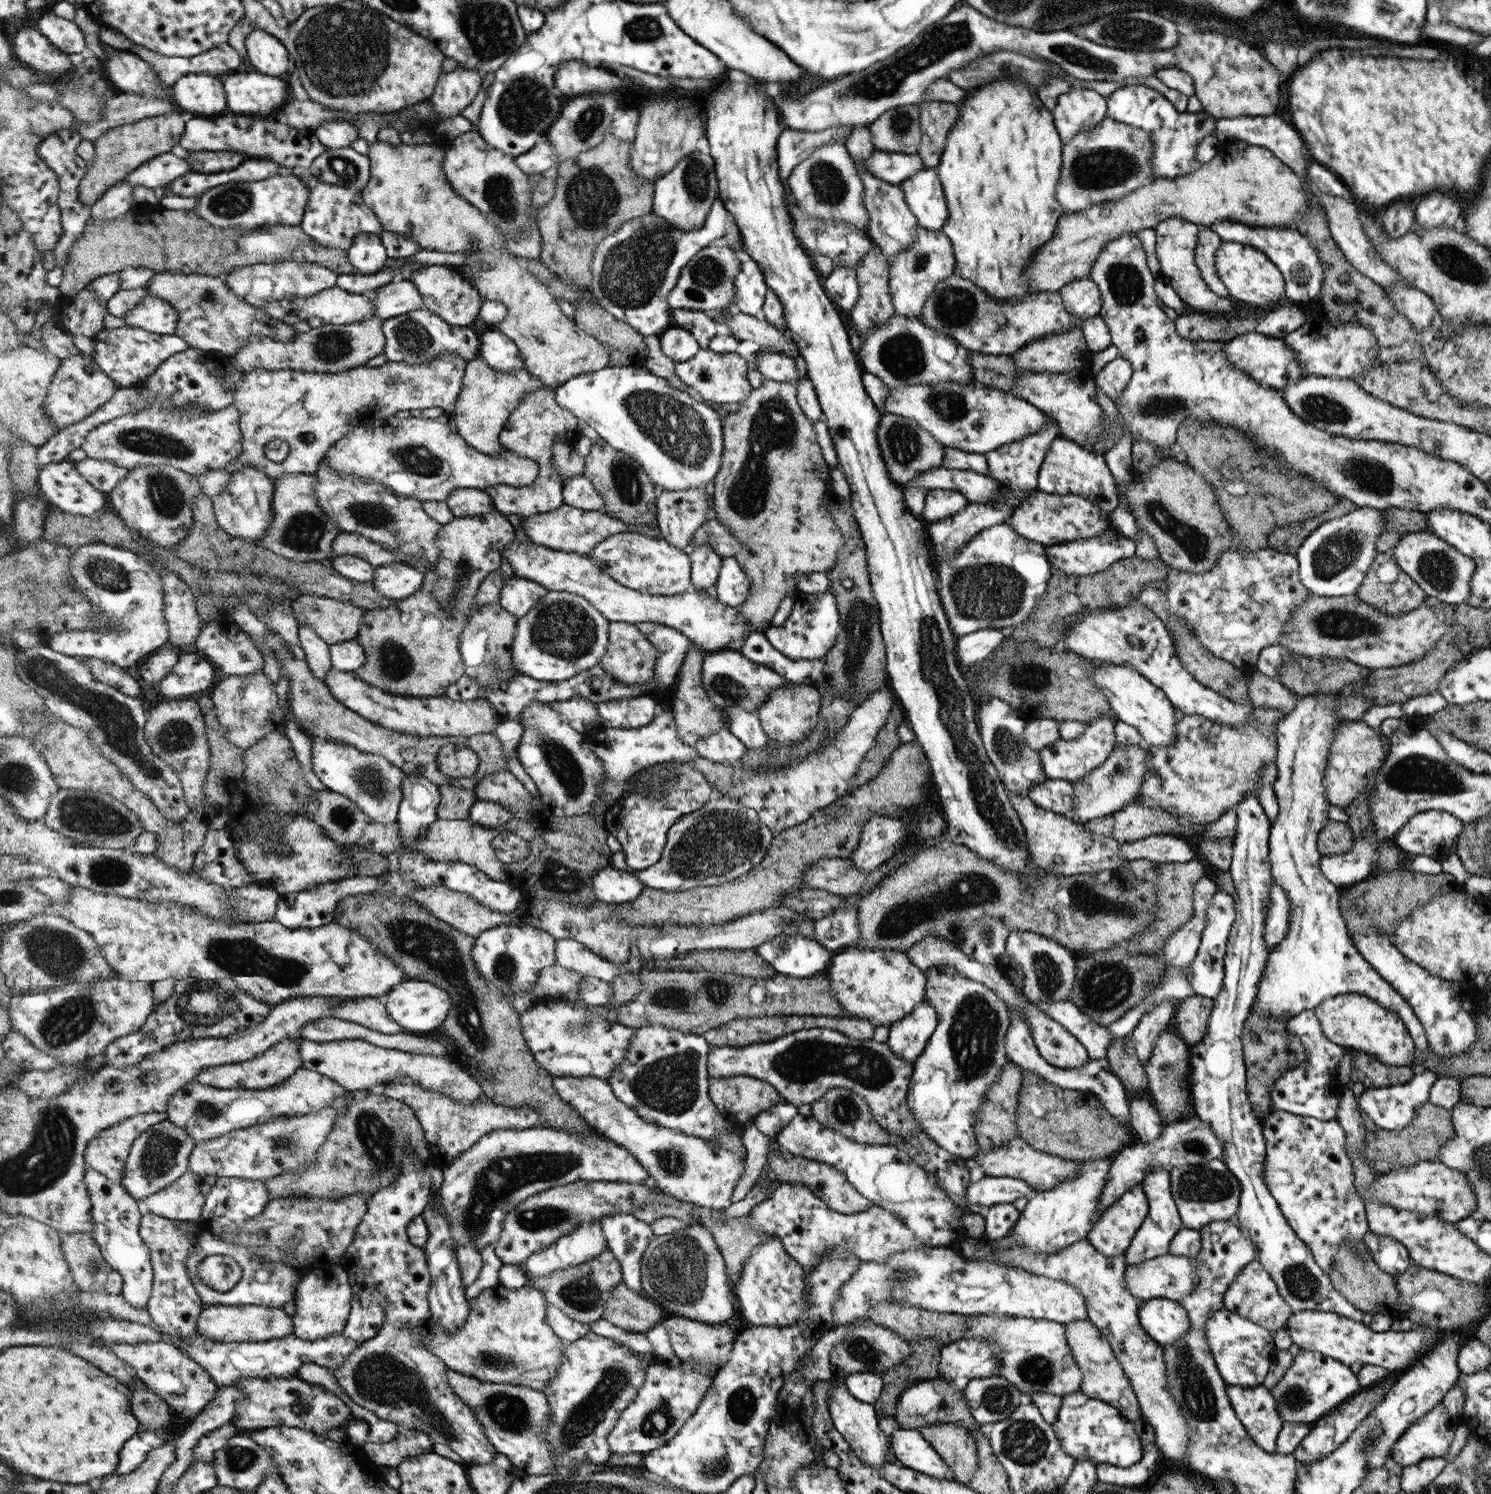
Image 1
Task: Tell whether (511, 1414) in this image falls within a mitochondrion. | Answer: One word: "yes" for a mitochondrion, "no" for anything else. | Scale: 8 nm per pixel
yes

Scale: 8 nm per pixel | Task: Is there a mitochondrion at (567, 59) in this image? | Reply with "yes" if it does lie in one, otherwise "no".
no

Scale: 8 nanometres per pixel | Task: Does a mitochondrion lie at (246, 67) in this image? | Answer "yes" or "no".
no

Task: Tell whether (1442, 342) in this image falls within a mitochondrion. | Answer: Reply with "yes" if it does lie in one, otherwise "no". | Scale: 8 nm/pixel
no

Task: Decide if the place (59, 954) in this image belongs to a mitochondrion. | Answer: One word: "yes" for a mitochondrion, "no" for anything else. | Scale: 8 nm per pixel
yes

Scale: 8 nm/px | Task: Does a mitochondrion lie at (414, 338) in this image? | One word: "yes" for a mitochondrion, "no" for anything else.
yes

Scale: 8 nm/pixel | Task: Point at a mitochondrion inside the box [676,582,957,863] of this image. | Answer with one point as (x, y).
(860, 632)

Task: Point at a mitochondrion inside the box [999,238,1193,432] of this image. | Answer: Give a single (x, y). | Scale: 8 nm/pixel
(1125, 283)

